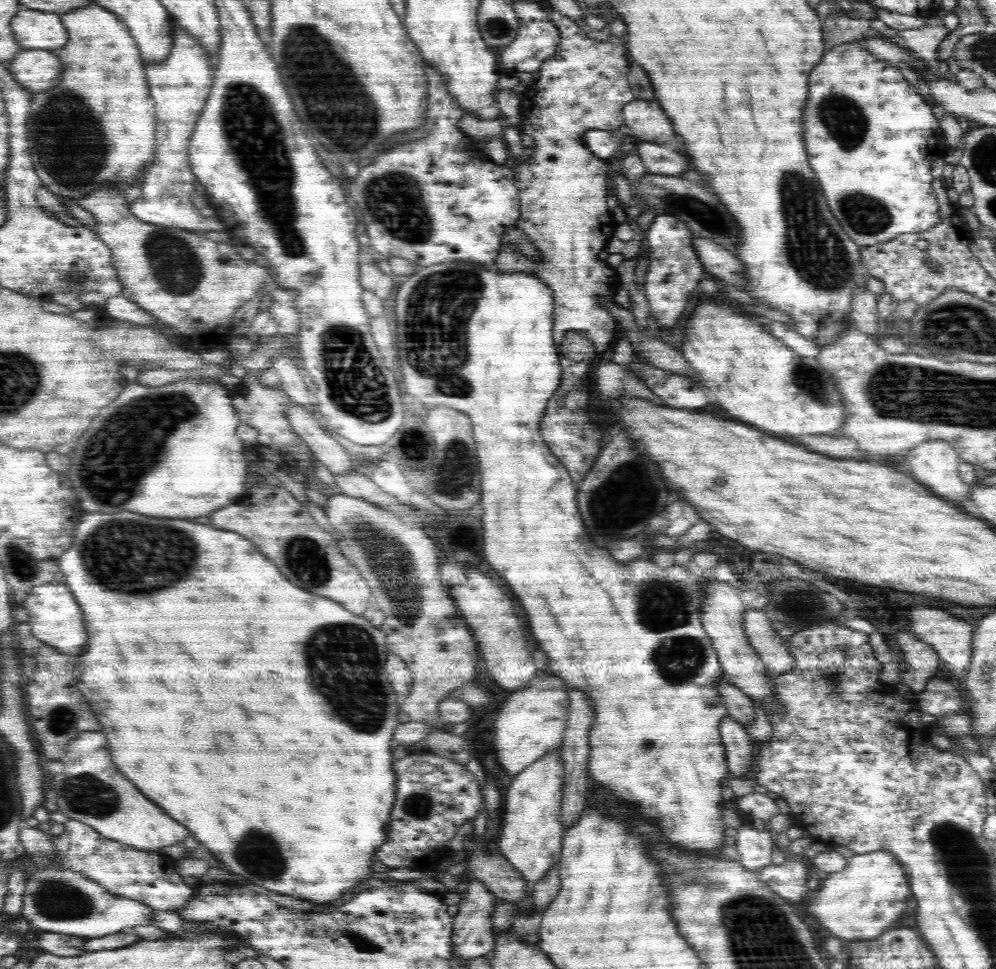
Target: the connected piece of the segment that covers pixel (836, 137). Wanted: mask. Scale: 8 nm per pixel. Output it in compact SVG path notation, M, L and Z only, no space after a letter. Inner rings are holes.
M862 43L838 44L821 56L809 74L804 138L808 162L843 231L860 247L934 229L942 219L930 172L932 162L949 147L930 104L910 88L898 67L876 57Z

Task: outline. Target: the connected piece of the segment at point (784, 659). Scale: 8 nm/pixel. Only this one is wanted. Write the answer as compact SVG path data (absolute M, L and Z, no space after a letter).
M747 608L743 616L743 627L749 638L749 645L757 652L761 661L767 666L772 674L788 672L795 666L795 658L787 652L787 643L780 640L777 635L778 628L774 626L771 618L763 609Z

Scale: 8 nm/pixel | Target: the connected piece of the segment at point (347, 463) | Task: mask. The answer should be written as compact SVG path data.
M292 402L286 412L292 430L311 448L316 459L320 460L332 474L342 474L354 470L348 452L334 440L328 430L322 430L314 416L298 403Z

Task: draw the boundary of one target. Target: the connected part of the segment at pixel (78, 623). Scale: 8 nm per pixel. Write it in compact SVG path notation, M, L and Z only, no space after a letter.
M43 584L32 589L21 599L23 608L28 612L30 618L27 623L31 626L32 636L38 638L54 648L60 648L66 654L82 654L74 650L82 650L88 642L86 628L84 628L84 616L76 602L76 598L70 594L66 584Z

